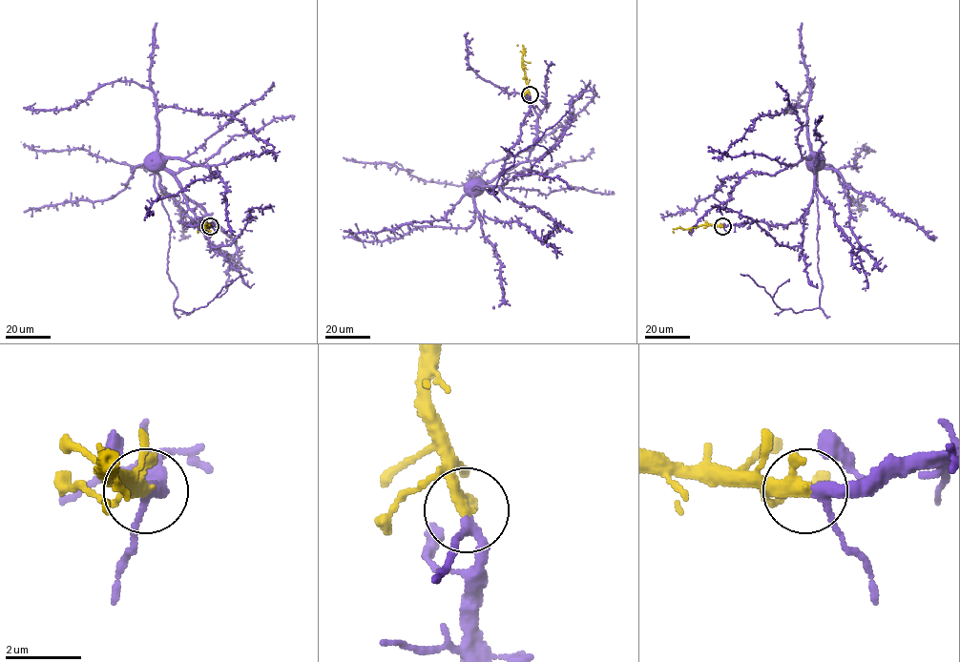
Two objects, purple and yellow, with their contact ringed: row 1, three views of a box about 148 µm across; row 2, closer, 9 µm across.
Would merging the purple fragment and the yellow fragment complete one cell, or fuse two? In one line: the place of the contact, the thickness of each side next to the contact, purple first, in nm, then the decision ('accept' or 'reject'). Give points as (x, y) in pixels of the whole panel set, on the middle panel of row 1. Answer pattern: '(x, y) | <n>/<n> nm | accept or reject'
(530, 94) | 240/400 nm | accept

